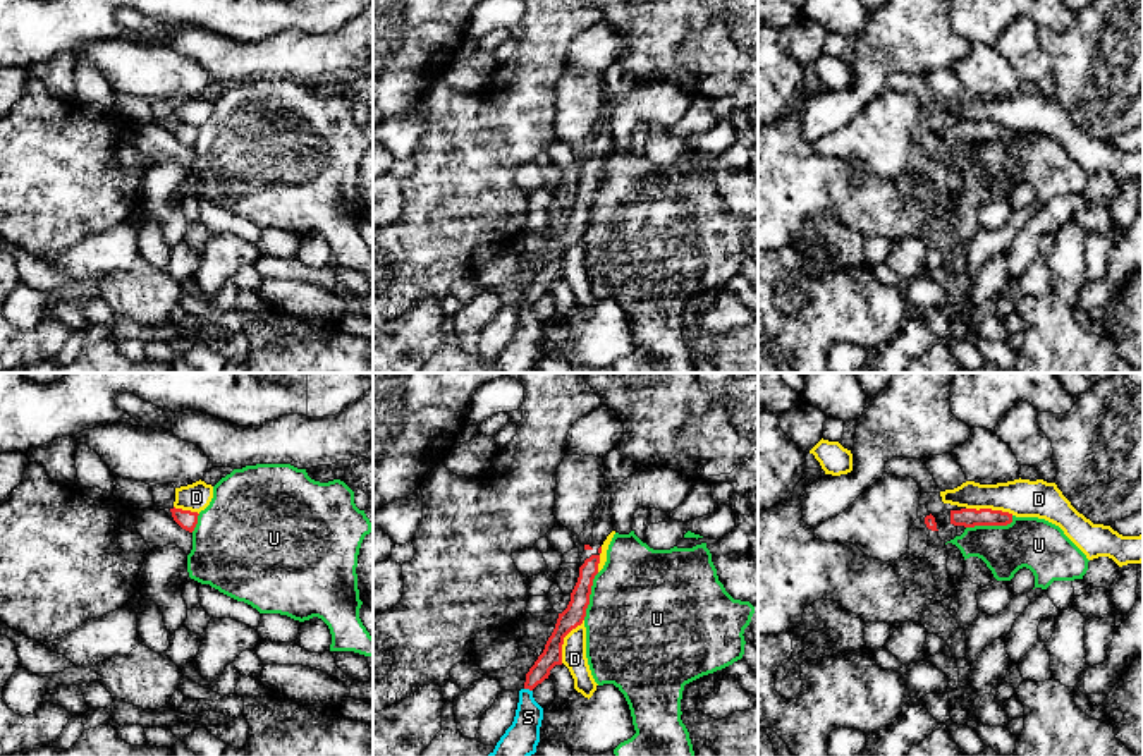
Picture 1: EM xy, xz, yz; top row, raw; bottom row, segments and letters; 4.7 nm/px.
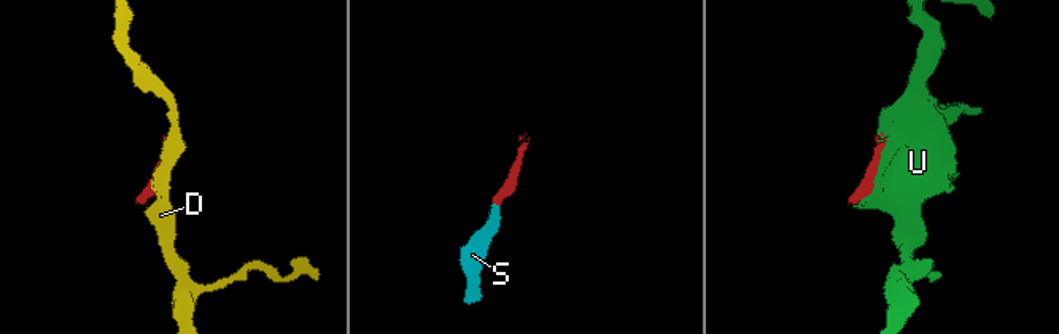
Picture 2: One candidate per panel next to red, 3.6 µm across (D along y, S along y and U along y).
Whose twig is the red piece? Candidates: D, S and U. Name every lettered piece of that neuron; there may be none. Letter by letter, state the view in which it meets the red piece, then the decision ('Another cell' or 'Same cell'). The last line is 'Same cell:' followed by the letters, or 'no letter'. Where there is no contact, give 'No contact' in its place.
D: Touches red in xz. Another cell
S: Touches red in xz. Same cell
U: Touches red in yz. Another cell
Same cell: S

